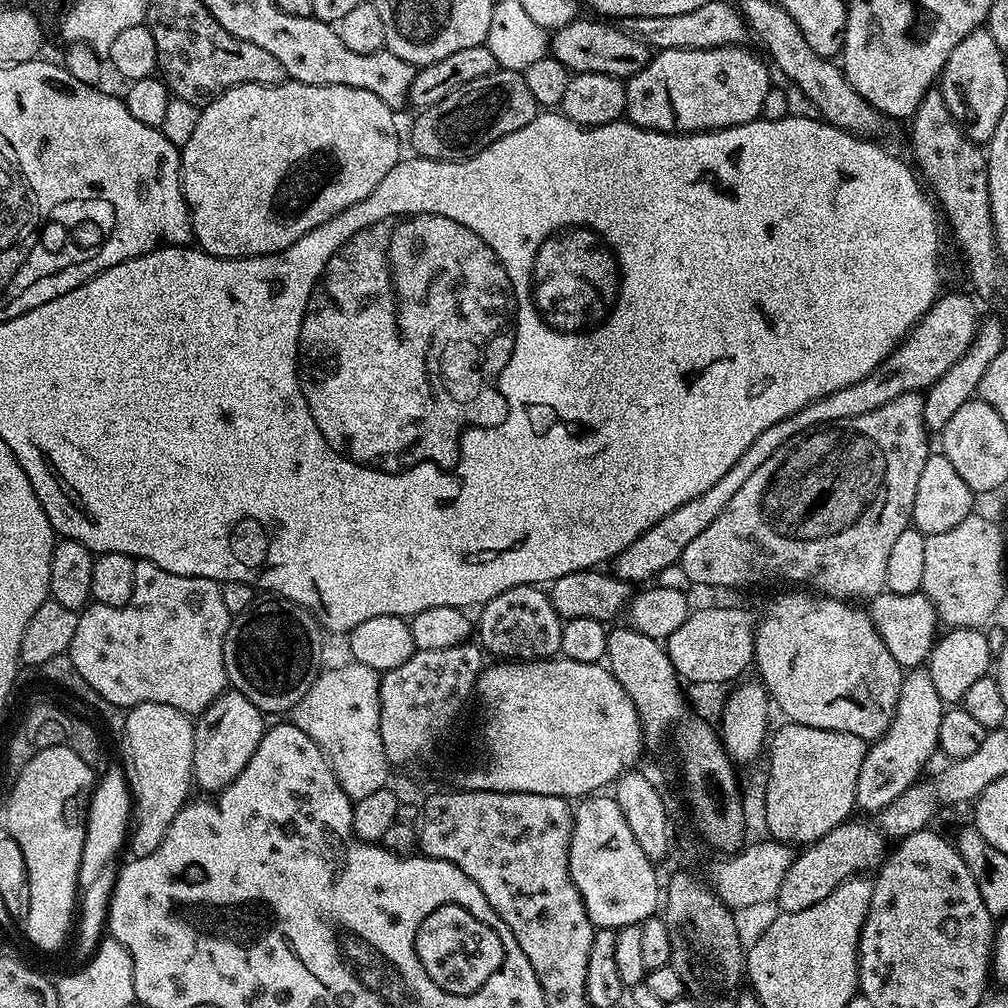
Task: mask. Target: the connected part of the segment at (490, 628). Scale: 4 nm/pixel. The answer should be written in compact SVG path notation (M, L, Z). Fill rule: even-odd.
M535 584L514 586L498 598L490 598L479 609L478 644L492 658L511 658L513 661L552 658L559 653L562 642L562 621L554 610L547 591Z

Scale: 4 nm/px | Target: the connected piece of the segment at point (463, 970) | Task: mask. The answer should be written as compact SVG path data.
M460 904L438 906L438 910L431 912L416 931L418 962L422 962L434 983L447 992L481 988L486 978L498 970L501 946L498 934Z

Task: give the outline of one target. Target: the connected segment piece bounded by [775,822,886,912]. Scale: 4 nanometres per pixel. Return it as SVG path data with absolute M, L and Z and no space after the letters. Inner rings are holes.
M845 822L840 824L834 830L830 830L830 834L826 834L821 840L814 844L807 845L803 849L804 852L793 859L790 870L786 870L786 878L782 878L782 886L778 886L778 894L775 903L780 912L797 912L798 910L806 910L806 906L814 906L814 902L822 902L822 898L826 898L834 889L842 882L851 880L857 874L867 873L867 868L871 870L879 869L882 861L886 856L885 837L879 828L868 824L852 824L853 822Z

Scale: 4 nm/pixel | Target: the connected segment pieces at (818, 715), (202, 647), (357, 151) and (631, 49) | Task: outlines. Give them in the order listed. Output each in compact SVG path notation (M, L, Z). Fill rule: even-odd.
M784 590L781 592L784 593L769 606L768 616L762 617L761 620L759 617L756 624L756 641L754 642L754 650L756 651L754 668L755 671L760 671L760 676L758 676L759 683L763 684L764 689L767 690L771 703L775 707L777 704L788 715L785 717L793 724L814 726L822 730L838 730L846 734L854 734L866 742L879 740L894 718L894 710L898 706L898 690L900 689L900 683L904 680L904 672L900 664L894 662L894 654L890 654L890 650L886 650L886 642L882 642L871 615L865 609L864 612L860 609L863 607L847 600L837 600L835 596L809 594L804 590Z
M136 560L134 594L130 594L130 602L121 608L89 603L78 615L78 627L66 655L74 662L78 674L82 674L106 702L114 702L119 708L127 710L135 704L158 702L162 706L174 706L174 710L185 714L199 714L229 687L224 665L224 639L229 623L217 581L170 574L170 570L154 566L154 562Z
M239 84L208 101L200 108L198 126L194 126L190 142L180 148L180 181L184 187L188 213L192 216L192 234L200 251L226 260L240 260L243 256L269 256L286 250L298 242L298 238L322 226L322 222L330 222L330 218L342 214L342 210L362 202L402 159L400 136L396 133L396 120L392 116L395 116L393 109L388 108L382 98L370 94L370 90L337 84Z
M577 18L571 20L566 26L555 29L550 36L550 54L558 62L562 62L562 66L568 68L569 73L577 72L593 72L594 74L606 74L607 76L619 76L627 78L632 76L638 70L646 67L650 59L650 49L648 45L643 44L636 36L631 36L629 32L625 32L623 27L614 25L612 22L605 22L600 18L592 18L596 20L583 20Z

